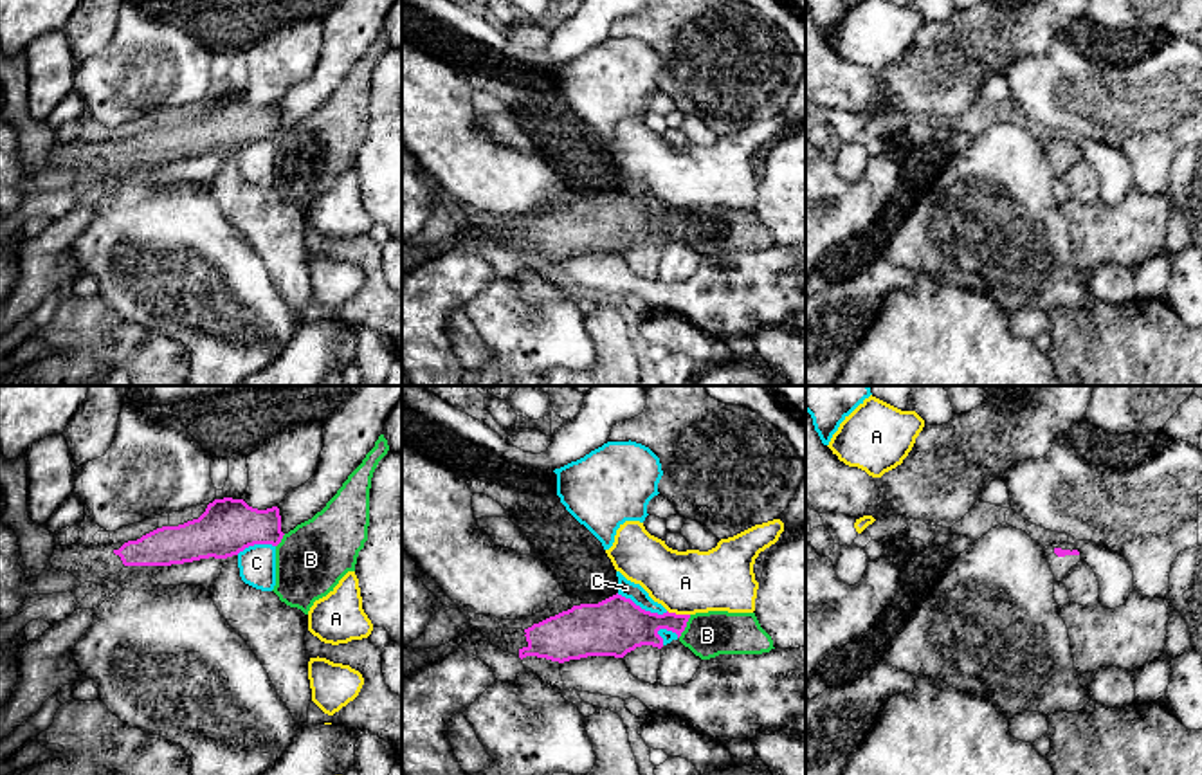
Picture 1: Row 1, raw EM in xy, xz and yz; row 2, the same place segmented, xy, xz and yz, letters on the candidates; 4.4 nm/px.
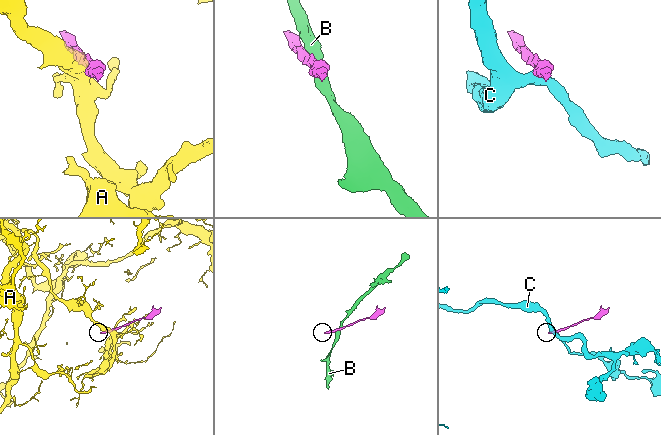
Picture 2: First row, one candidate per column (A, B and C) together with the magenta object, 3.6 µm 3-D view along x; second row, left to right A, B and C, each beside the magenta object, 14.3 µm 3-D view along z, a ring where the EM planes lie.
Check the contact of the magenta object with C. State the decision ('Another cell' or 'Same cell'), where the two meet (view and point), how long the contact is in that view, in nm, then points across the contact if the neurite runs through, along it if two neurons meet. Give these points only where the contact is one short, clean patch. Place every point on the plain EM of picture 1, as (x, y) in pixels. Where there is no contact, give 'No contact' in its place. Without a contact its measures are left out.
Another cell. Touches magenta at xz (640, 204). Shared border 240 nm. Boundary: xz (617, 190), (646, 206), (667, 208)

